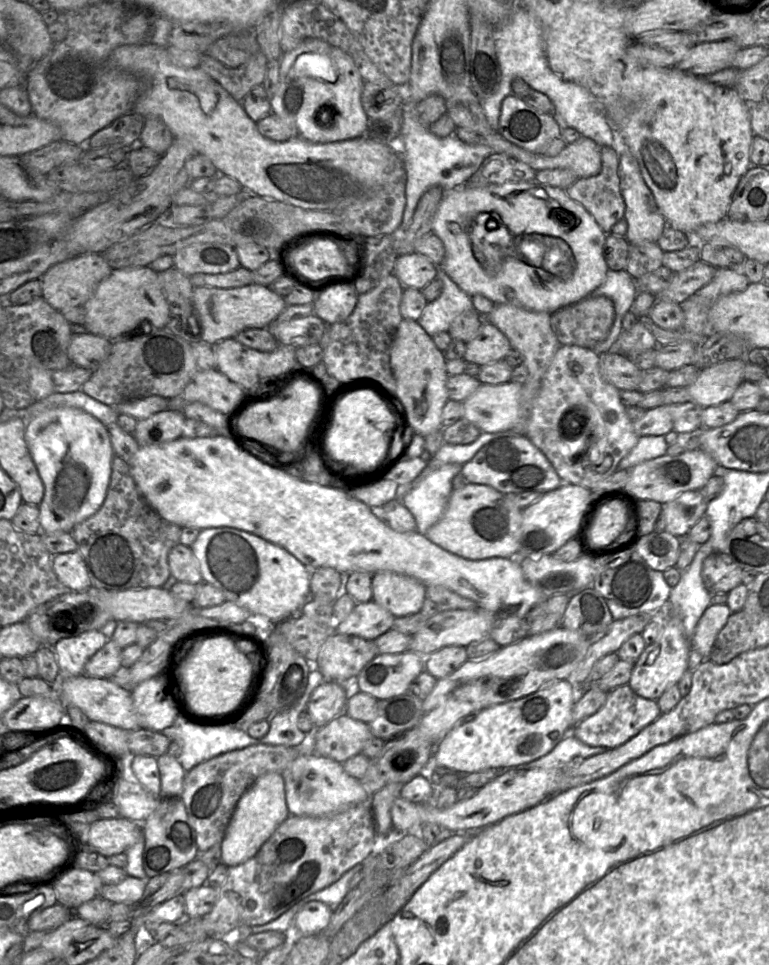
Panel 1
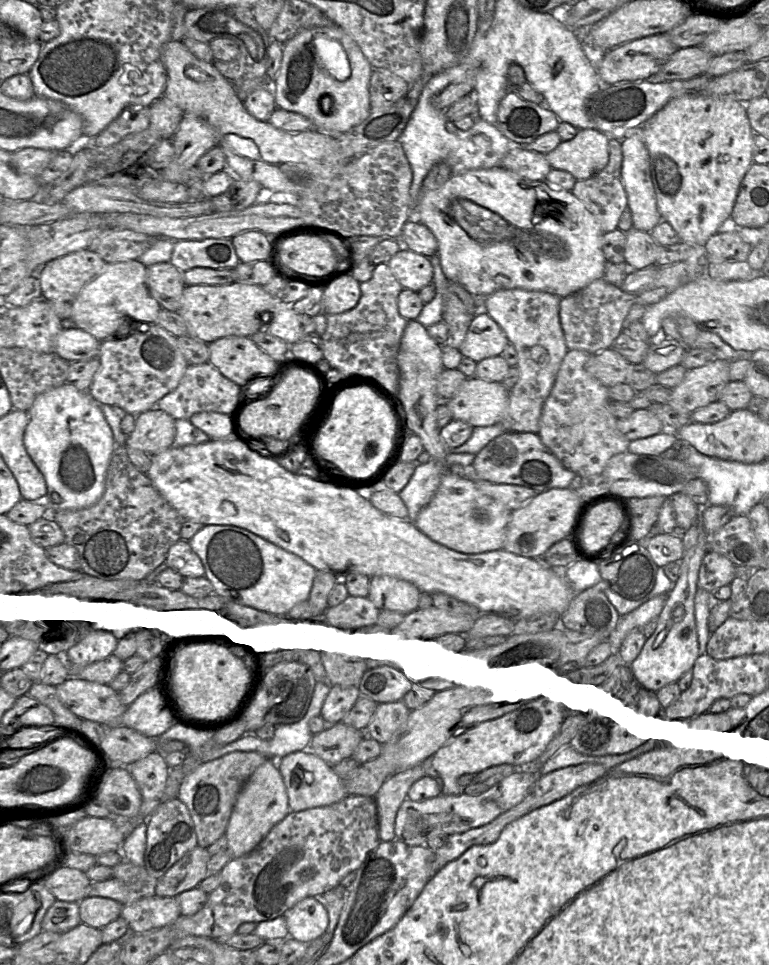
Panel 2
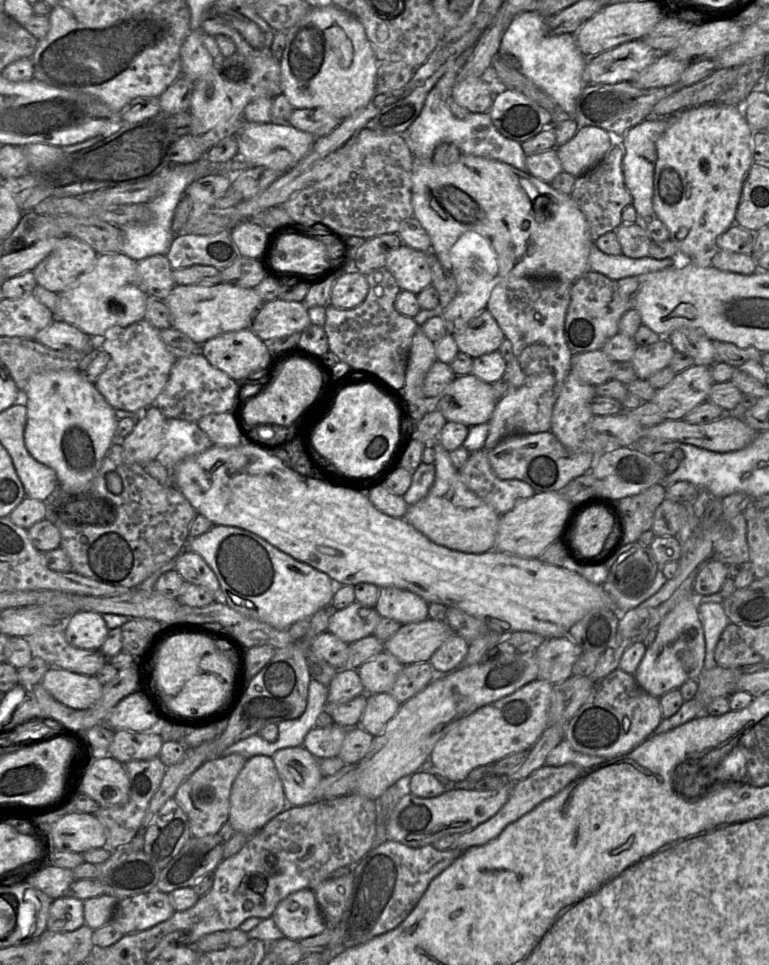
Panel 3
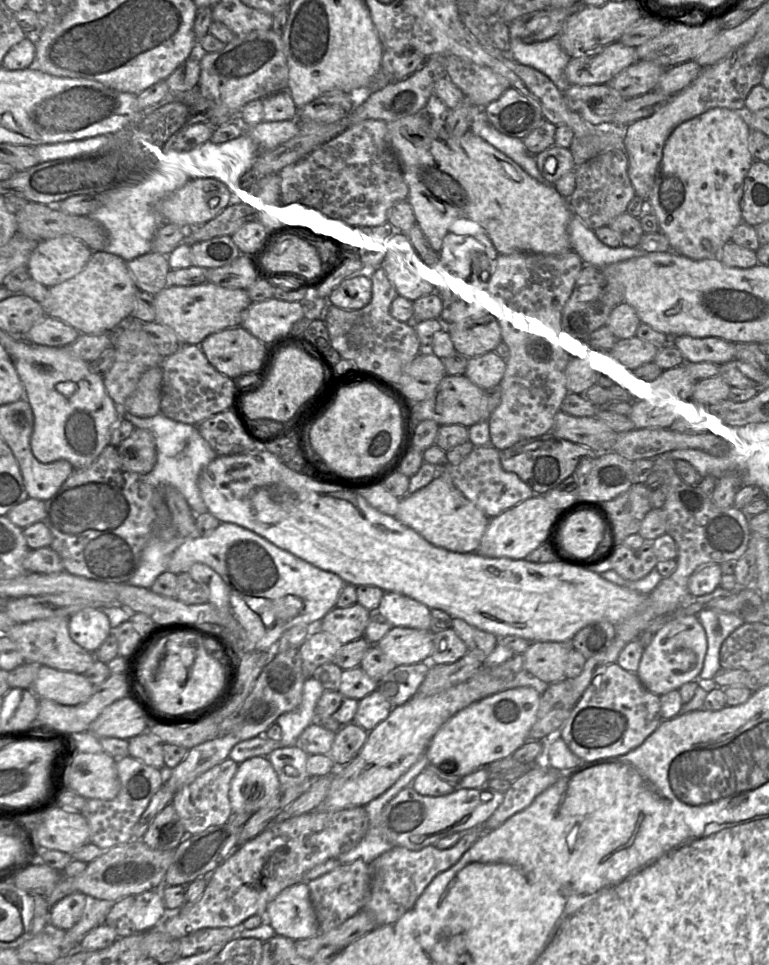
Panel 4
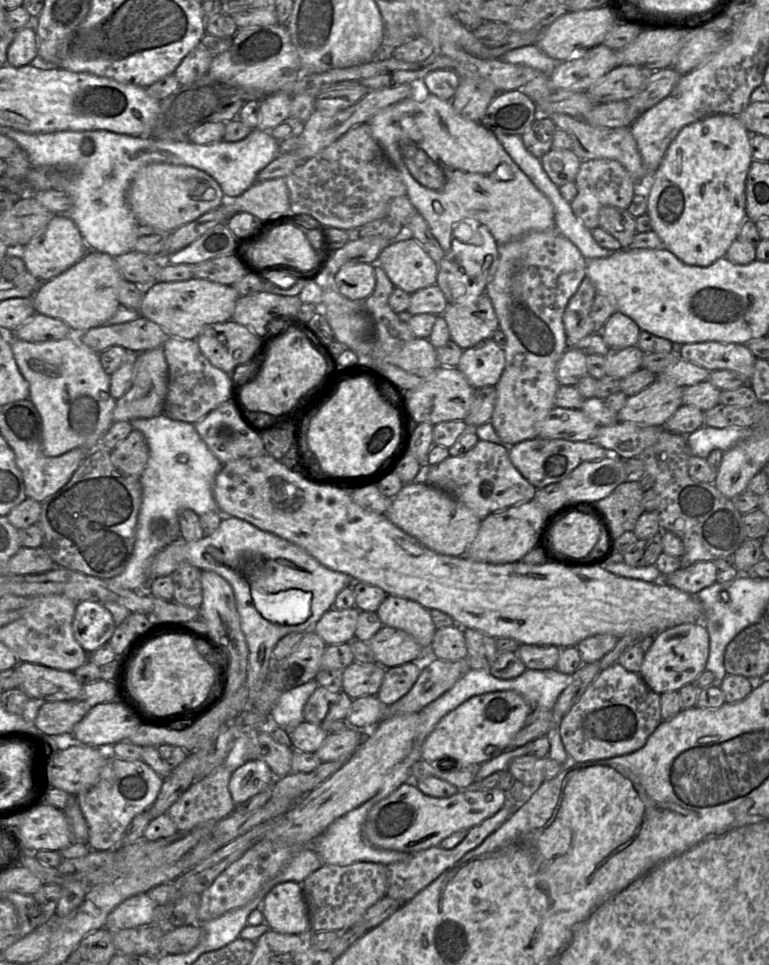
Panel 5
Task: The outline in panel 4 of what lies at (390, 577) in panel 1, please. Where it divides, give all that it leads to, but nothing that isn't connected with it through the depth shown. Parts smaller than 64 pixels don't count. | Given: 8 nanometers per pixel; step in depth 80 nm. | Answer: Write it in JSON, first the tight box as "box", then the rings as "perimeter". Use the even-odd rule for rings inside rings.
{"box":[377,591,433,630],"perimeter":[[[384,591],[377,613],[393,627],[433,630],[430,608],[397,592]]]}

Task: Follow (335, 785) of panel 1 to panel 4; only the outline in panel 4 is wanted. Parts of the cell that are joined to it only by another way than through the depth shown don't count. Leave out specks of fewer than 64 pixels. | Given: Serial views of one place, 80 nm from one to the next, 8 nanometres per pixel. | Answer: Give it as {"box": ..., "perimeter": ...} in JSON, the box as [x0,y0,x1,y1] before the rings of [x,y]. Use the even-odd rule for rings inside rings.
{"box":[268,746,309,788],"perimeter":[[[297,746],[279,748],[268,755],[282,788],[300,784],[309,777],[306,769],[308,756]]]}

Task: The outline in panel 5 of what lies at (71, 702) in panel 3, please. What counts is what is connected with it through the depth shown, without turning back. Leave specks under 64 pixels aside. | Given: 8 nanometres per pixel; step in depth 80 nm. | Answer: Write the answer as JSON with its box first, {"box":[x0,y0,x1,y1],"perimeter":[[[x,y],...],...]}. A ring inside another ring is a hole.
{"box":[14,662,83,702],"perimeter":[[[19,662],[14,668],[19,674],[19,688],[29,698],[46,702],[70,700],[78,696],[83,687],[73,671],[29,662]]]}

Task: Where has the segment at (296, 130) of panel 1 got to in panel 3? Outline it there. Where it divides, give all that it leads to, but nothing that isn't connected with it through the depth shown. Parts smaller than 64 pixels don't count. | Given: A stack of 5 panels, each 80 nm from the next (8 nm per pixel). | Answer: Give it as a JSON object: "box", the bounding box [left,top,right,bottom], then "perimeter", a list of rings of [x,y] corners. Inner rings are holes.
{"box":[280,6,378,121],"perimeter":[[[335,6],[313,7],[286,32],[280,59],[281,93],[295,109],[321,107],[342,121],[373,98],[378,64],[364,27],[356,17]]]}

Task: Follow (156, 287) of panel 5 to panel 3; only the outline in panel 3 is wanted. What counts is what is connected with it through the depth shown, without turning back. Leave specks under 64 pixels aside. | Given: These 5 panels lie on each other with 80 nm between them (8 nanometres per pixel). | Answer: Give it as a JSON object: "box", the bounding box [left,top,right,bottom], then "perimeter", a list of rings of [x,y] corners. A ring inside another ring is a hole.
{"box":[164,282,264,345],"perimeter":[[[224,282],[212,286],[176,285],[164,302],[173,317],[173,327],[199,345],[227,332],[251,328],[254,315],[264,304],[254,288]]]}

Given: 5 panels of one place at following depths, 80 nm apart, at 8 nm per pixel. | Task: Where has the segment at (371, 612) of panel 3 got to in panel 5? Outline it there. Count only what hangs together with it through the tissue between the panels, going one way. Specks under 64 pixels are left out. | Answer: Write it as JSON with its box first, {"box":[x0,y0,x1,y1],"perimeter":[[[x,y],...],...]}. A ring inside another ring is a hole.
{"box":[312,608,360,645],"perimeter":[[[331,608],[323,614],[312,630],[326,643],[336,645],[347,643],[355,638],[360,610]]]}

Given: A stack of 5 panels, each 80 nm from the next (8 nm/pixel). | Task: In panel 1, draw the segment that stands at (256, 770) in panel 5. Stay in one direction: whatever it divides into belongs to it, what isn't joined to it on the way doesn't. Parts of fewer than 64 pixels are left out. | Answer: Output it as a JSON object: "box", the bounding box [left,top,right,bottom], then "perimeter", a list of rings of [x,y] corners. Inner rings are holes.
{"box":[221,773,290,867],"perimeter":[[[281,773],[259,777],[239,799],[221,842],[221,863],[233,867],[254,857],[279,825],[290,816]]]}

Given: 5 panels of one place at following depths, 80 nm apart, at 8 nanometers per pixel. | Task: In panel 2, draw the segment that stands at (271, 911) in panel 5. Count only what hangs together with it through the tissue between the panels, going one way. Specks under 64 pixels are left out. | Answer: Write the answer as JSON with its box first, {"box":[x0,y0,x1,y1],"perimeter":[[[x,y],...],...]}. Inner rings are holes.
{"box":[283,897,329,943],"perimeter":[[[315,897],[302,899],[283,916],[289,937],[302,943],[322,937],[329,923],[326,908]]]}

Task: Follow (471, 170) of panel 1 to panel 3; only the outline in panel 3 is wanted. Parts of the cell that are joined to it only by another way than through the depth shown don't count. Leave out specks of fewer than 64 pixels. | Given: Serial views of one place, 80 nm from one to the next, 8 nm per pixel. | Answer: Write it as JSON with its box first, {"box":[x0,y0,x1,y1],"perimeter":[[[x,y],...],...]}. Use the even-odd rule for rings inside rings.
{"box":[403,45,527,171],"perimeter":[[[475,45],[462,52],[431,89],[419,116],[403,133],[404,139],[414,158],[432,159],[434,151],[439,144],[451,142],[457,146],[461,155],[474,155],[494,159],[522,171],[527,171],[527,154],[523,150],[522,144],[502,135],[487,112],[470,112],[466,118],[457,119],[448,107],[447,99],[451,96],[452,87],[457,81],[457,75],[474,53],[474,47]]]}

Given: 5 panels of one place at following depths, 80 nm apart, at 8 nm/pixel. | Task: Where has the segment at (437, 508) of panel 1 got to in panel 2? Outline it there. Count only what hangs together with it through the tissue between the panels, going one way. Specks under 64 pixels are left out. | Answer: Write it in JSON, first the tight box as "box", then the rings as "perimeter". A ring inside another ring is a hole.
{"box":[398,451,475,521],"perimeter":[[[449,451],[444,461],[431,459],[426,464],[418,464],[414,475],[398,494],[408,508],[409,519],[414,521],[420,511],[429,504],[437,492],[443,472],[454,464],[471,467],[475,455],[452,453]]]}

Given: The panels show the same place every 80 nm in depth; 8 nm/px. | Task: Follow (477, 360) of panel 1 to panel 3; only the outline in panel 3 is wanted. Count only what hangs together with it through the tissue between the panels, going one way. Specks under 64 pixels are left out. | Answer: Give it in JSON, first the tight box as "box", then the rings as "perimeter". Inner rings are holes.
{"box":[453,309,505,359],"perimeter":[[[487,309],[475,316],[463,332],[453,337],[459,351],[473,359],[498,351],[505,339],[503,331]]]}

